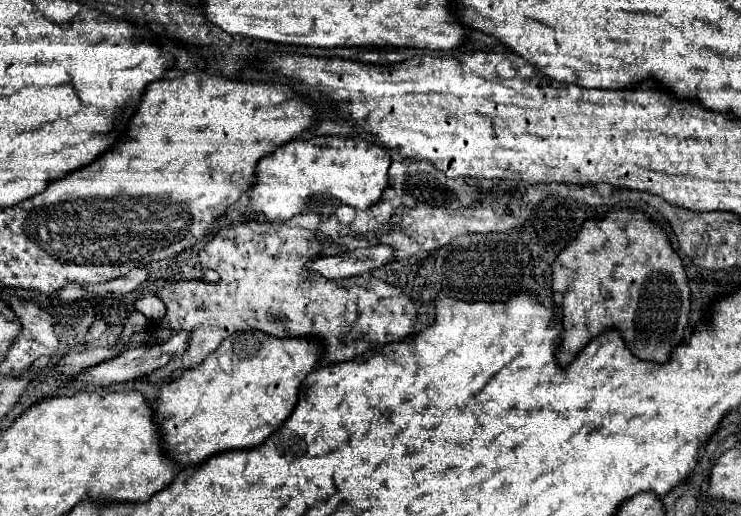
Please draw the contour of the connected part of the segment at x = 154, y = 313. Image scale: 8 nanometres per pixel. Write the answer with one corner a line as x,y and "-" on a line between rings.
141,293
141,297
135,301
135,309
141,311
147,319
161,319
165,315
163,301
153,293

